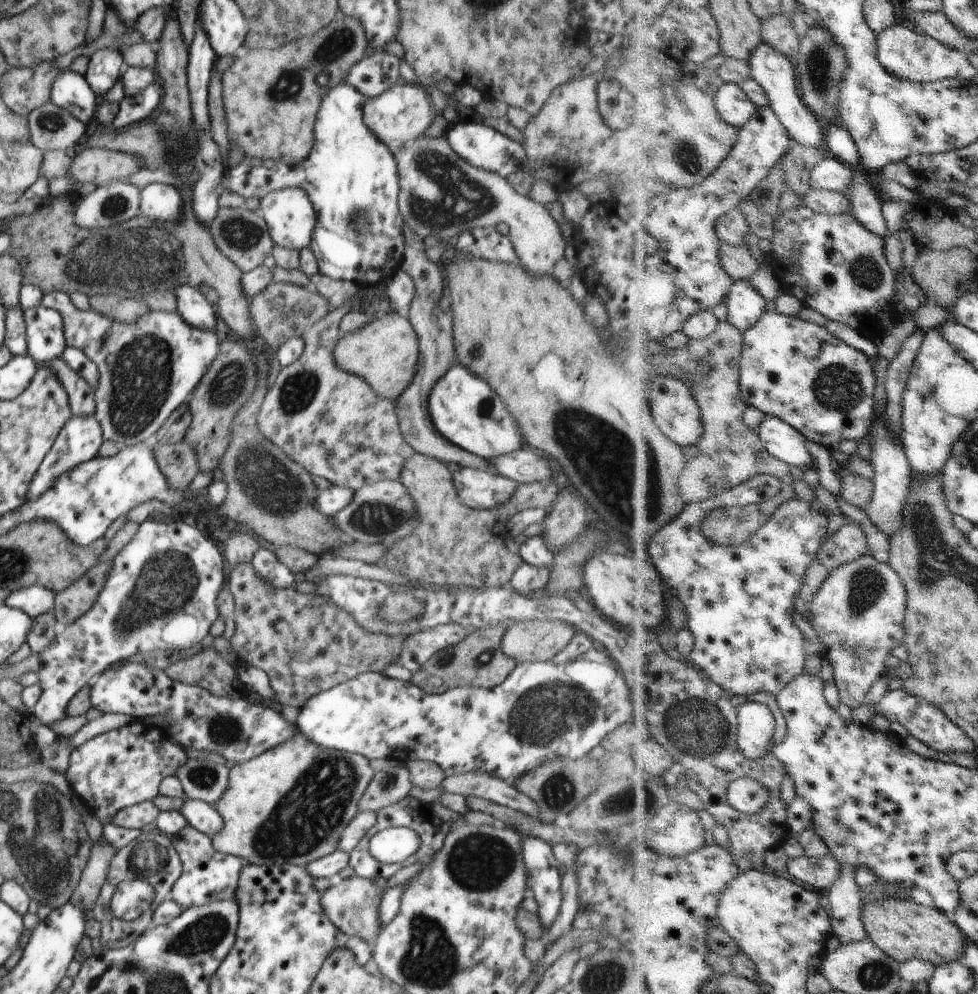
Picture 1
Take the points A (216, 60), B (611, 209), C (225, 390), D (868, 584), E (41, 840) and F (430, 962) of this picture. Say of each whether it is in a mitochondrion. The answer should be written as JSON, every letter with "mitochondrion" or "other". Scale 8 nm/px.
{"A":"other","B":"other","C":"mitochondrion","D":"mitochondrion","E":"mitochondrion","F":"mitochondrion"}

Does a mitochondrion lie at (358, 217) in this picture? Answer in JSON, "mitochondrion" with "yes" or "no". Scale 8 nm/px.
{"mitochondrion":"yes"}

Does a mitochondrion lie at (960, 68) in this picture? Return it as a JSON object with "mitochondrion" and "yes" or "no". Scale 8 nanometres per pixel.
{"mitochondrion":"no"}

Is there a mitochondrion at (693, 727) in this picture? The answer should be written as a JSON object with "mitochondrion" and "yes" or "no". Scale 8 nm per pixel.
{"mitochondrion":"yes"}

